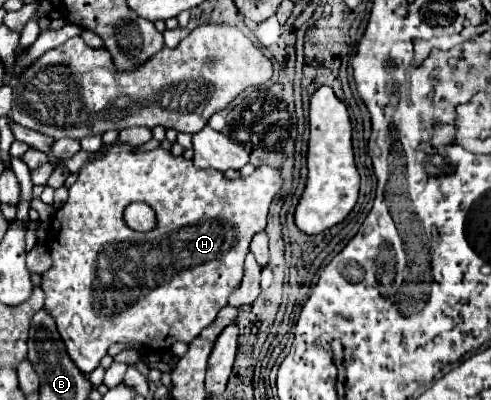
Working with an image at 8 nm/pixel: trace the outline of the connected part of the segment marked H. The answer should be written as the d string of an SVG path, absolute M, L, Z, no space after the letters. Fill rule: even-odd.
M116 140L112 144L102 144L98 154L100 156L92 156L82 166L82 170L78 172L78 180L70 186L68 202L54 214L52 228L58 228L58 238L48 240L48 248L52 252L54 264L52 264L52 268L48 272L42 274L42 290L46 294L44 308L54 316L54 320L58 324L58 332L60 332L64 344L66 344L68 356L78 366L78 370L82 374L86 374L86 376L92 374L100 366L100 360L106 356L106 350L108 350L110 344L116 344L116 342L120 342L120 344L140 344L148 352L160 352L160 350L166 352L166 350L172 348L174 342L190 344L206 326L210 326L216 320L216 314L220 312L220 308L224 308L228 304L228 296L240 286L242 276L244 276L244 258L250 252L252 236L266 228L268 208L270 208L274 196L282 188L282 174L276 168L270 168L270 166L258 166L250 176L240 176L240 178L228 180L224 174L196 168L192 164L192 160L186 160L184 156L172 156L172 152L164 150L164 148L144 152L144 150L138 150L136 146L128 146L128 144L120 142L120 140ZM132 202L144 202L156 212L158 226L154 230L150 230L150 232L134 232L134 230L130 230L126 226L124 208L128 204L132 204Z

